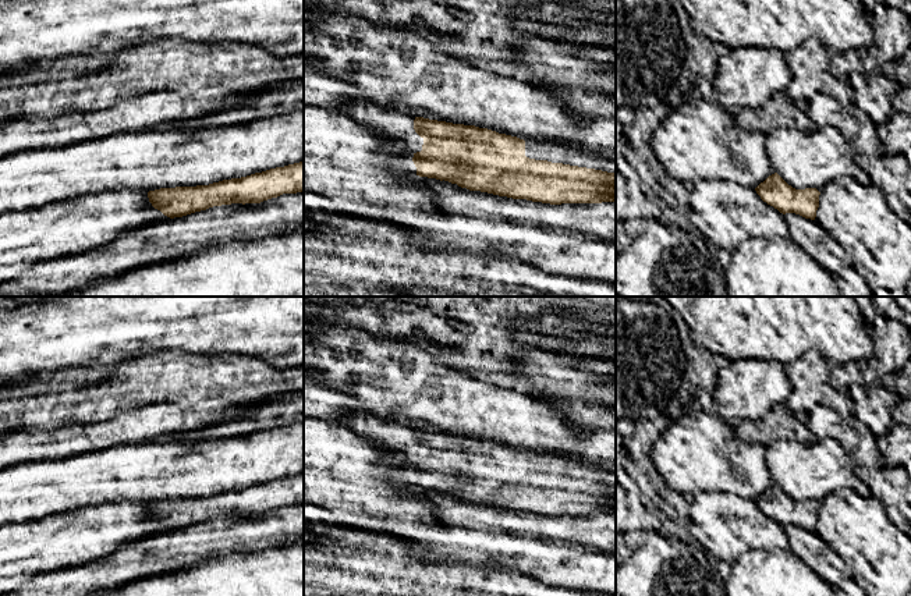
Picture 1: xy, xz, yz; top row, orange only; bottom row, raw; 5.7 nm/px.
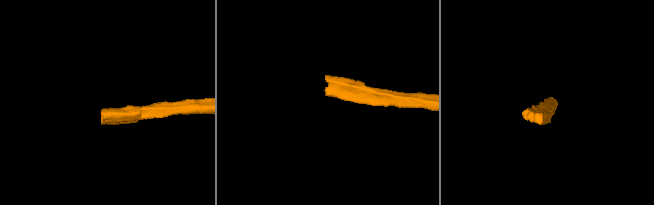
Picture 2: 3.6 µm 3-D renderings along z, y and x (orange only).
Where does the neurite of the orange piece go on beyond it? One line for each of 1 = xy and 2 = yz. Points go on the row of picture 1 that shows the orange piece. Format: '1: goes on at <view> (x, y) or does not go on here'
1: does not go on here
2: does not go on here

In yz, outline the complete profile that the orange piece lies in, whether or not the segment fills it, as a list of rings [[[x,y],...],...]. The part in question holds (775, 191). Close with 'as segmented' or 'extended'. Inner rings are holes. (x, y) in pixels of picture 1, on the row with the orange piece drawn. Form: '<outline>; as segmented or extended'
[[[774,173],[761,182],[755,191],[763,202],[783,214],[795,213],[811,220],[816,217],[820,195],[816,188],[795,189]]]; as segmented

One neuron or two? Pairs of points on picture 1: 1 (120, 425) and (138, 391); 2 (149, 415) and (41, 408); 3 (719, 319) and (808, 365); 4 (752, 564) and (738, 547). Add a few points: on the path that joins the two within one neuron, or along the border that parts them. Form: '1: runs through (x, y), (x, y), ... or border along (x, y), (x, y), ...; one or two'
1: border along (159, 404), (123, 412), (96, 425); two
2: border along (155, 405), (92, 424); two
3: border along (829, 361), (819, 353), (807, 350), (784, 365); two
4: border along (750, 549), (743, 552), (730, 564); two

